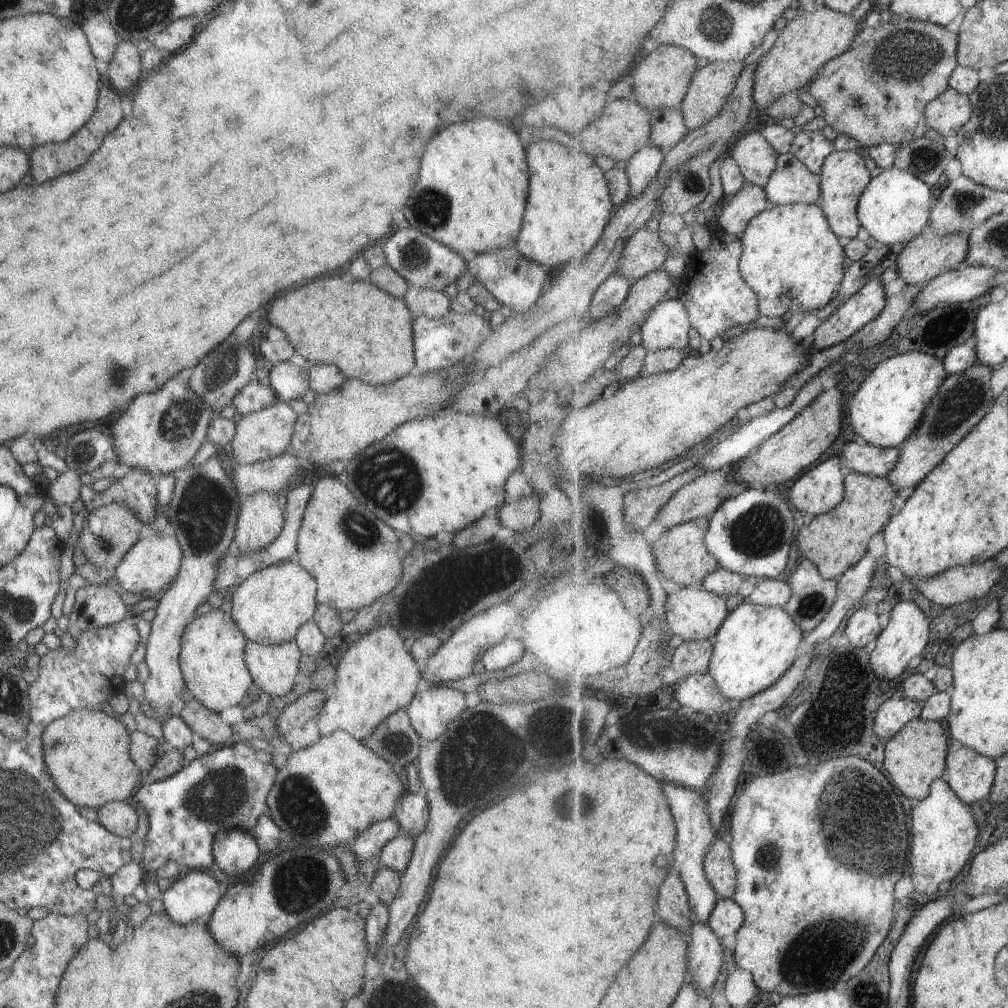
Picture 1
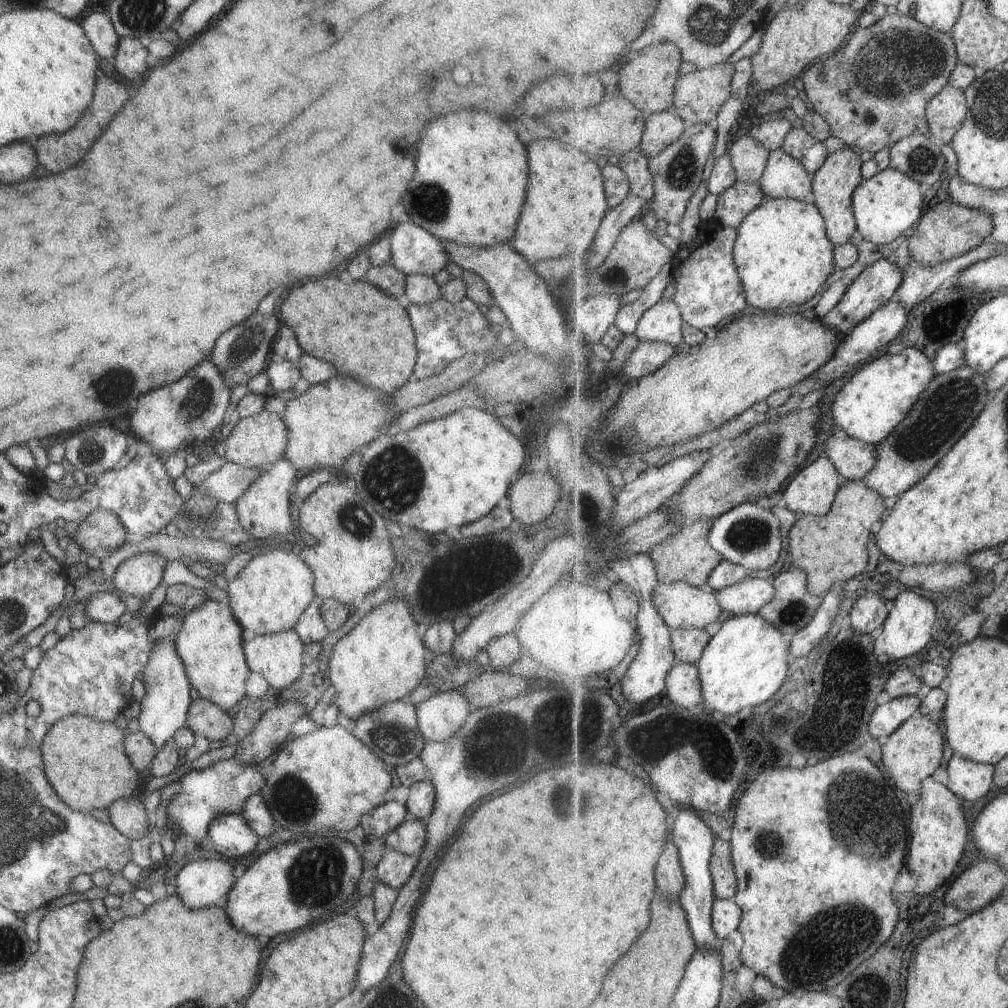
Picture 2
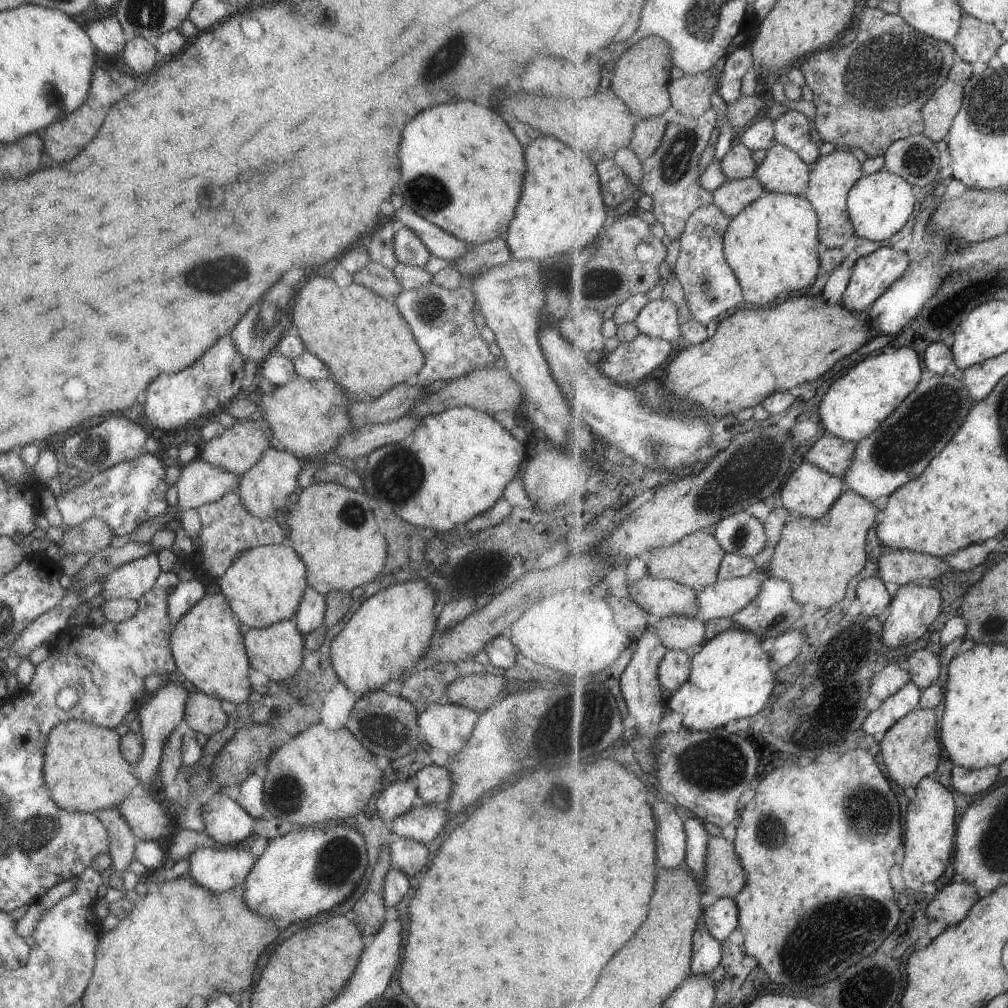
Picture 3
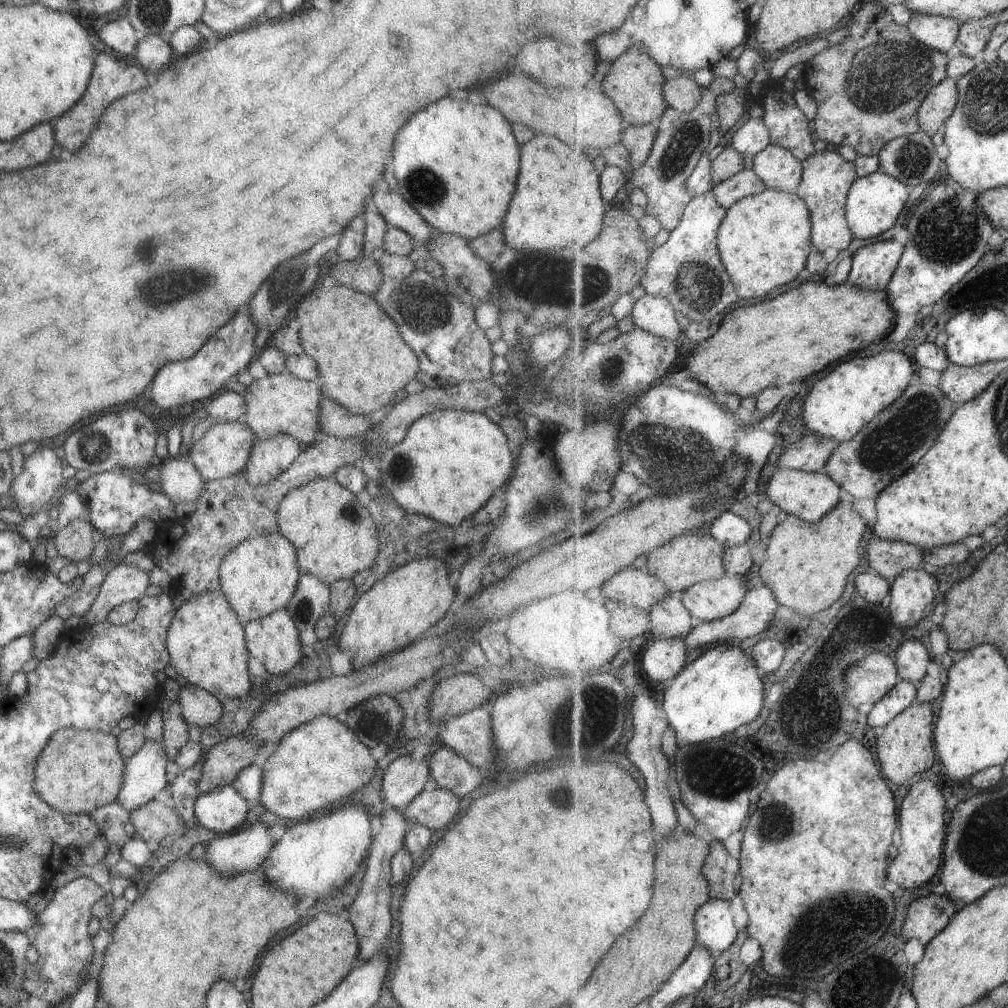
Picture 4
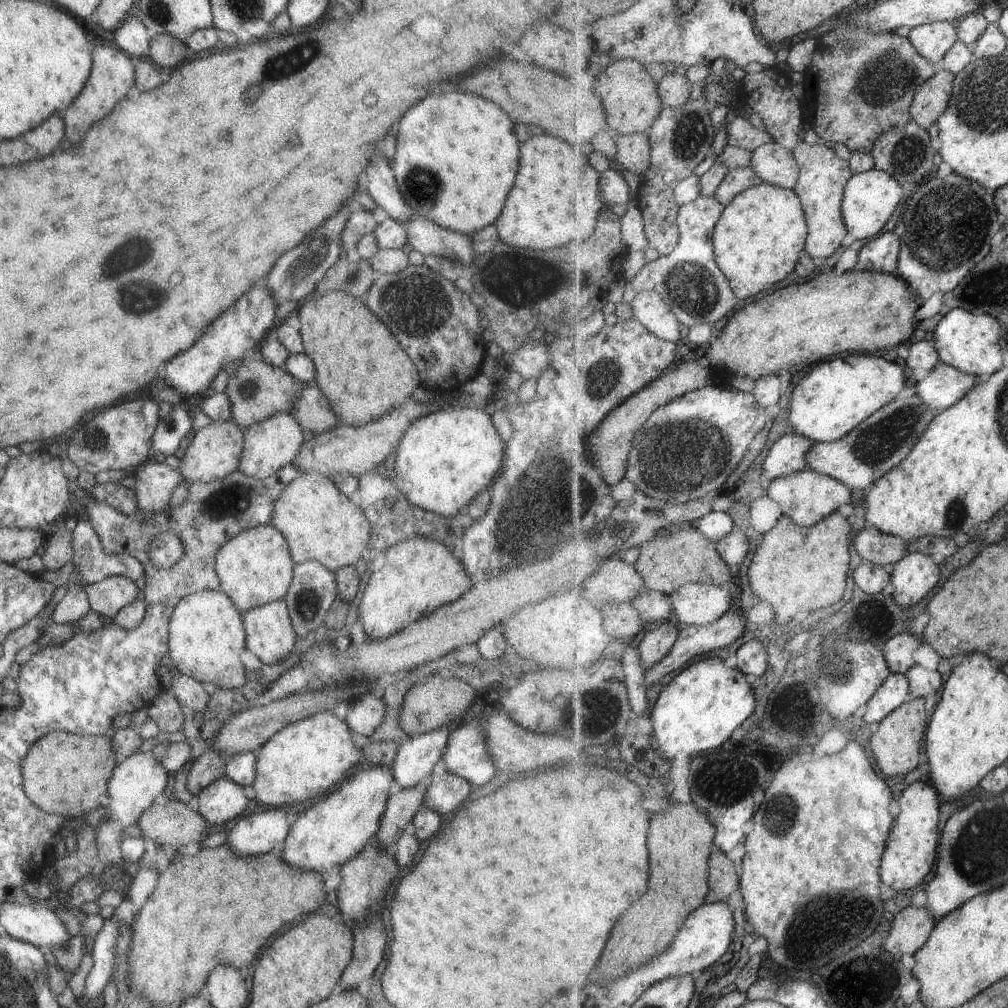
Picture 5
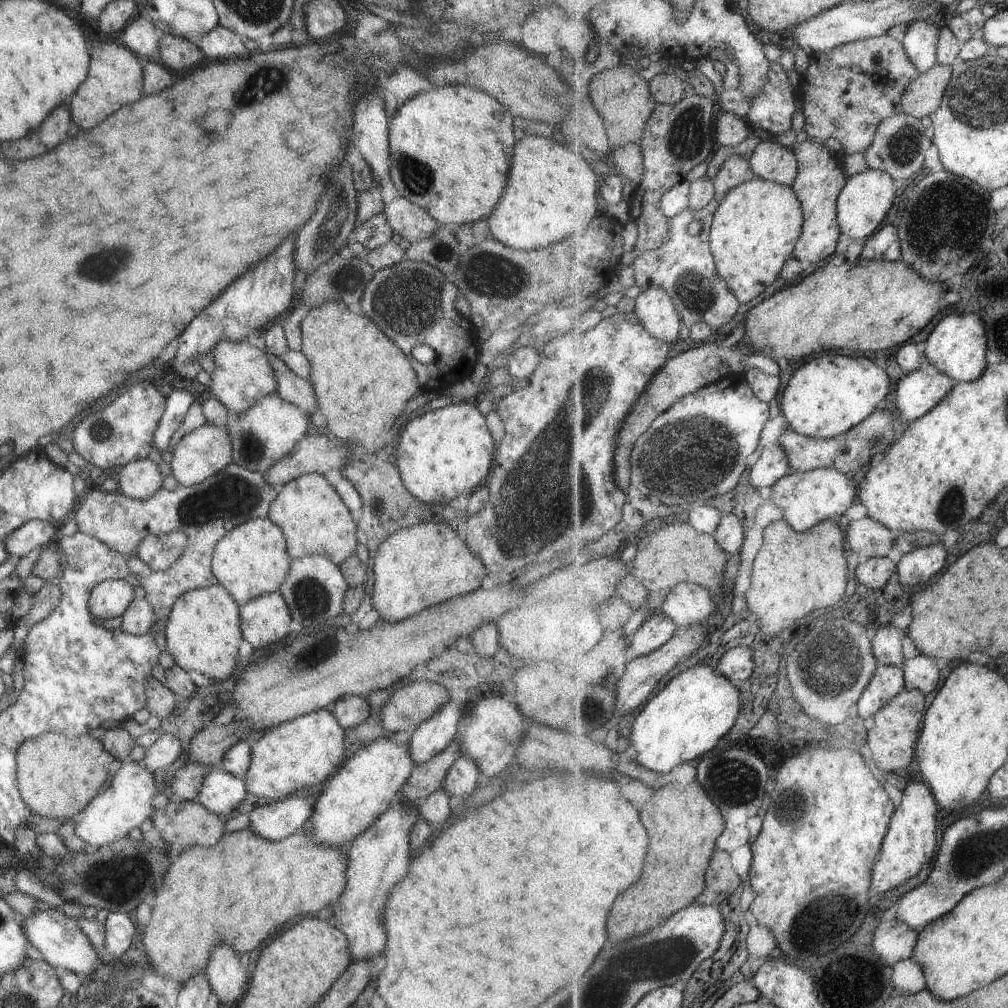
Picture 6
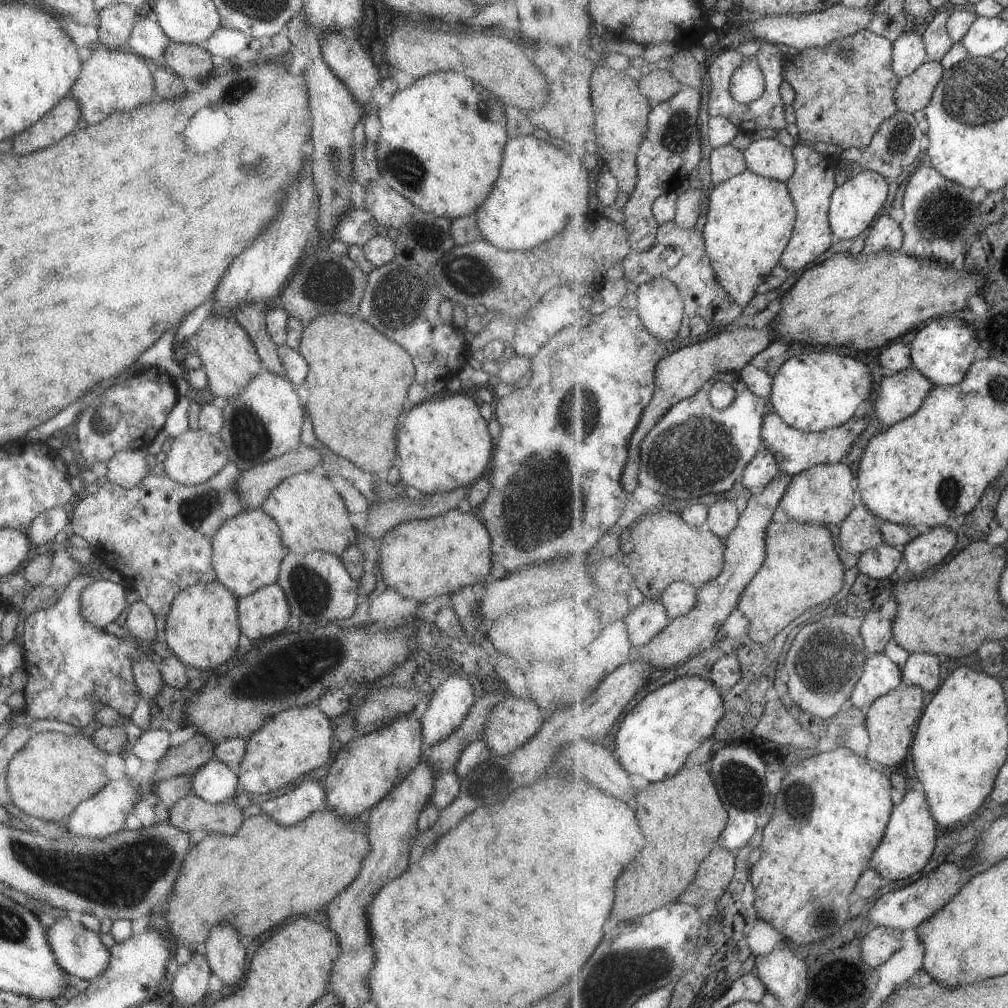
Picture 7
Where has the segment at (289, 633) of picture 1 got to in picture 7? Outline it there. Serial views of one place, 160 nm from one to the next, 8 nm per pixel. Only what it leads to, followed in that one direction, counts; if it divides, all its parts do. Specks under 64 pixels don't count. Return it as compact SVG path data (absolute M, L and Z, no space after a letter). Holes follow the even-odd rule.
M260 507L245 509L228 518L212 536L210 563L214 580L230 590L237 598L276 582L278 566L287 550L280 543L277 523Z

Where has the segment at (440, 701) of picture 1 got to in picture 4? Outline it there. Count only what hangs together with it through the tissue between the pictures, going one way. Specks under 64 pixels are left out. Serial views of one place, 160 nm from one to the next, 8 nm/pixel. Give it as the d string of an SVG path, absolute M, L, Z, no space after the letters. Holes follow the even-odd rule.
M490 701L437 724L436 739L476 769L489 770L494 763L489 719Z

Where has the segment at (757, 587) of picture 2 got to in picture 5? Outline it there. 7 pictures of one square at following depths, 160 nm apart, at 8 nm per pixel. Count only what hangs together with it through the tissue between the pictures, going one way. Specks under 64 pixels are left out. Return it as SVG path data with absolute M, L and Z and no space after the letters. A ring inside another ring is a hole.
M685 583L669 596L674 606L674 620L681 626L710 625L731 610L736 596L731 595L732 586Z

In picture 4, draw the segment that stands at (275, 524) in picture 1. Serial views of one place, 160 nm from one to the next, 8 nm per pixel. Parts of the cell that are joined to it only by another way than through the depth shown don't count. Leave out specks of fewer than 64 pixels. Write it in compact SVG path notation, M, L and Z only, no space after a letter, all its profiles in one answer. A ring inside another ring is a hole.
M287 435L256 440L240 473L250 485L264 485L283 472L295 460L301 448L296 440Z

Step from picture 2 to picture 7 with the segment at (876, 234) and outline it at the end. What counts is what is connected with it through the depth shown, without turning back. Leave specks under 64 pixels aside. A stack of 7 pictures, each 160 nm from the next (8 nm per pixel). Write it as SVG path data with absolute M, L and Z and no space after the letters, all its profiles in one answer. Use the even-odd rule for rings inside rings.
M865 170L844 185L838 185L833 193L830 208L833 234L839 240L847 240L848 238L856 239L862 232L870 230L879 210L887 202L889 190L891 190L891 184L881 173Z

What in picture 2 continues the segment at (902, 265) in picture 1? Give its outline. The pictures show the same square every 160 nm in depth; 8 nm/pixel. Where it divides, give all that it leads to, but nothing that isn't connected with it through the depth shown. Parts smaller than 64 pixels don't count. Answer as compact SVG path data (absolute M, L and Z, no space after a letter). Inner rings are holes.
M951 199L937 203L908 235L910 259L915 259L926 267L934 267L969 252L992 235L995 225L992 216L982 209L972 209Z

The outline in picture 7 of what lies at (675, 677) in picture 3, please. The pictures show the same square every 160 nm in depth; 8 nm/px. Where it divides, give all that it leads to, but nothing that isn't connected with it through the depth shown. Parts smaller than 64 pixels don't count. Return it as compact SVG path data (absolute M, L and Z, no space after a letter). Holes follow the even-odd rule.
M645 599L626 617L632 646L639 650L649 644L671 622L666 606L660 600Z

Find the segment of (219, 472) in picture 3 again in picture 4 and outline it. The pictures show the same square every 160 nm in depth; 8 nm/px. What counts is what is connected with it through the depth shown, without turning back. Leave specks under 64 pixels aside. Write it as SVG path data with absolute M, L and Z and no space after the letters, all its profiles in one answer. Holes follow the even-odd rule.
M185 457L170 458L161 466L155 461L155 467L159 472L159 483L155 483L157 492L167 496L176 507L185 502L195 504L205 480Z

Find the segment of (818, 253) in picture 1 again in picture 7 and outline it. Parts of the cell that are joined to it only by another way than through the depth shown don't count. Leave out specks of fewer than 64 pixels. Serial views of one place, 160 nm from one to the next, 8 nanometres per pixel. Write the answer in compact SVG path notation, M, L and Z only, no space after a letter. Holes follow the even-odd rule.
M747 170L718 184L710 192L707 222L703 229L706 248L720 283L743 308L757 296L759 284L767 282L768 276L780 264L795 228L796 202L787 183L771 180Z

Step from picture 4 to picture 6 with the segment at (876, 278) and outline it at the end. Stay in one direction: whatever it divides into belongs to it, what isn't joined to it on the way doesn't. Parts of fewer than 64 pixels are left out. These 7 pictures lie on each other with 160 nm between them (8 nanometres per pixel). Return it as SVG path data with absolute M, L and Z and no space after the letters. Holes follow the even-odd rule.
M892 223L881 227L865 243L864 251L860 258L865 260L889 260L893 262L901 260L902 244L900 241L900 229L895 228Z

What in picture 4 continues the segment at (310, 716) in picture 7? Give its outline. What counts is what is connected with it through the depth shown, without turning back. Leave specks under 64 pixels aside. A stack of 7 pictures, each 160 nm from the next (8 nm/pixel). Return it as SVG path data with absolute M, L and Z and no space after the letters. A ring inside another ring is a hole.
M319 715L286 732L277 742L277 747L263 764L259 800L265 810L278 817L299 820L309 814L327 808L333 802L351 798L351 794L363 788L373 778L376 762L371 759L368 748L349 730L345 723L335 717Z

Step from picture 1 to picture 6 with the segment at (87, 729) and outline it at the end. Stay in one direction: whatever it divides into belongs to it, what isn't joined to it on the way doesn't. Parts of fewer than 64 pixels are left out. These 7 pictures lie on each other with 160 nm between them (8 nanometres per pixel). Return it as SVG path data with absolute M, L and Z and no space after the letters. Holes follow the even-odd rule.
M122 726L107 729L100 739L87 735L67 736L48 732L17 747L14 763L21 800L32 814L47 818L76 818L82 808L102 789L115 760L125 761L135 745Z

